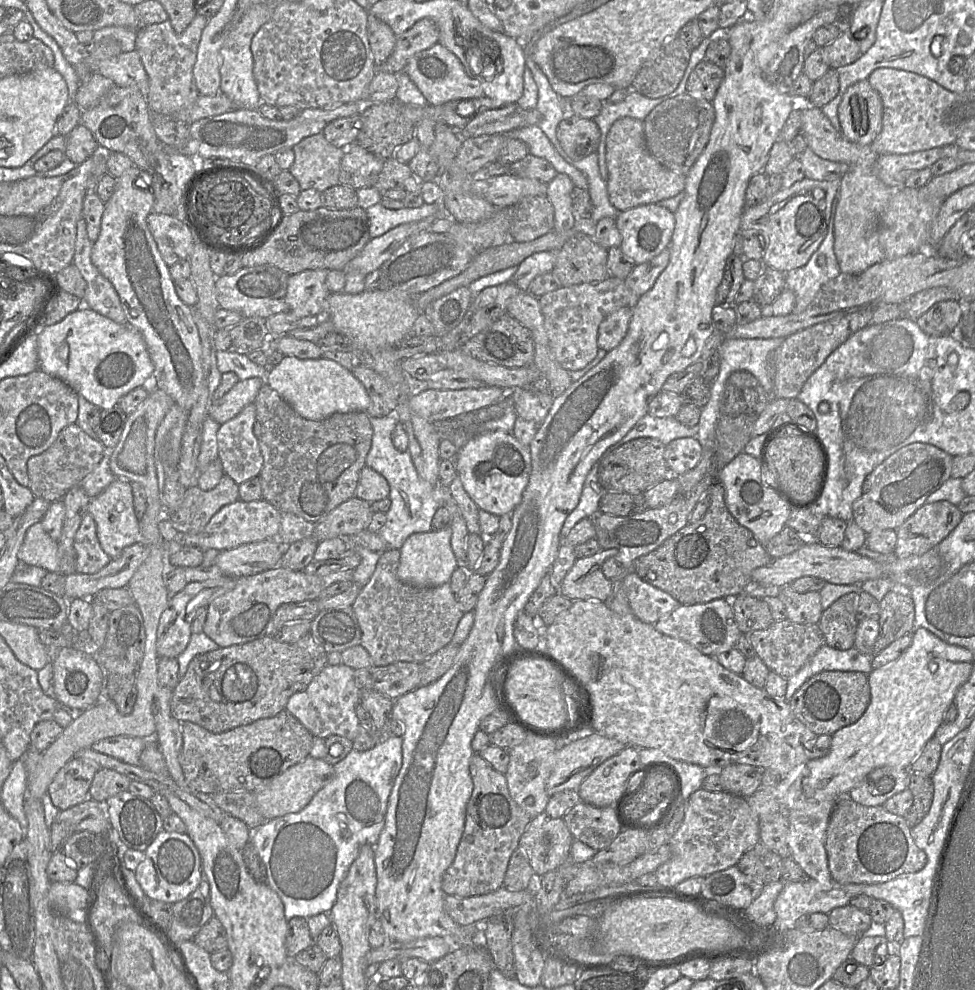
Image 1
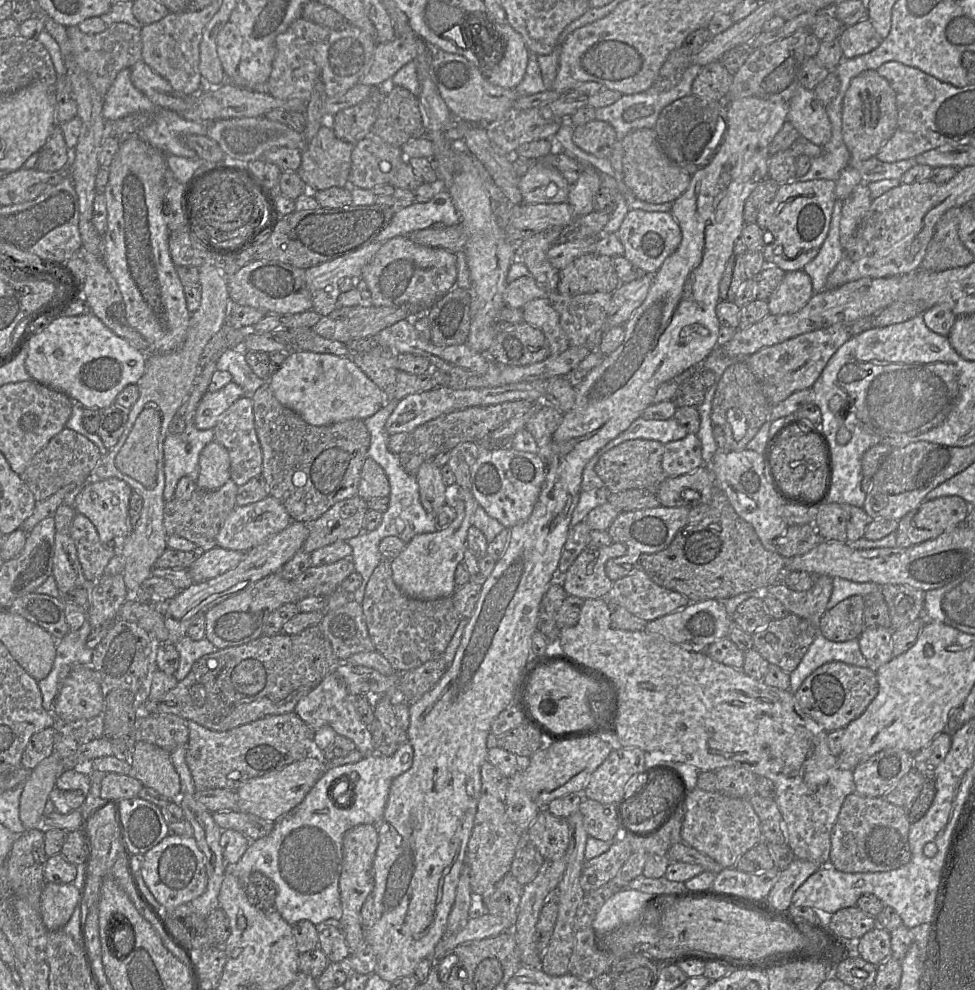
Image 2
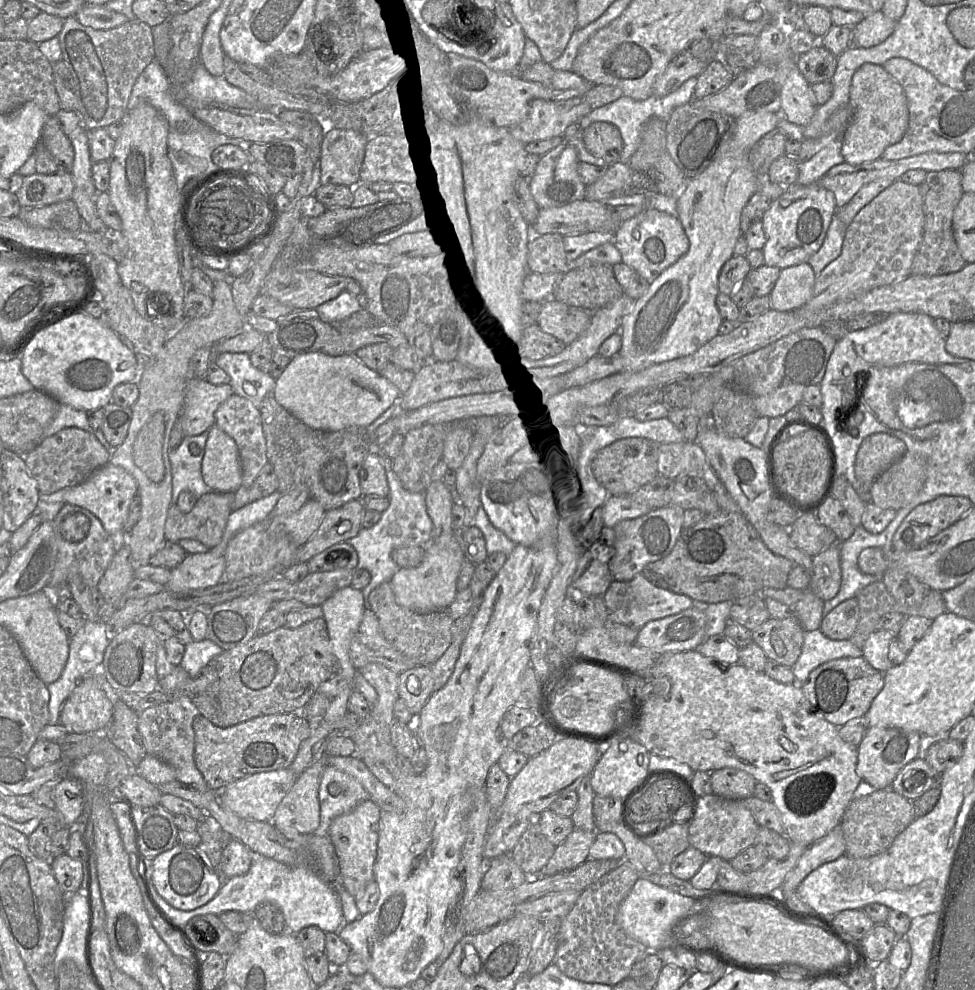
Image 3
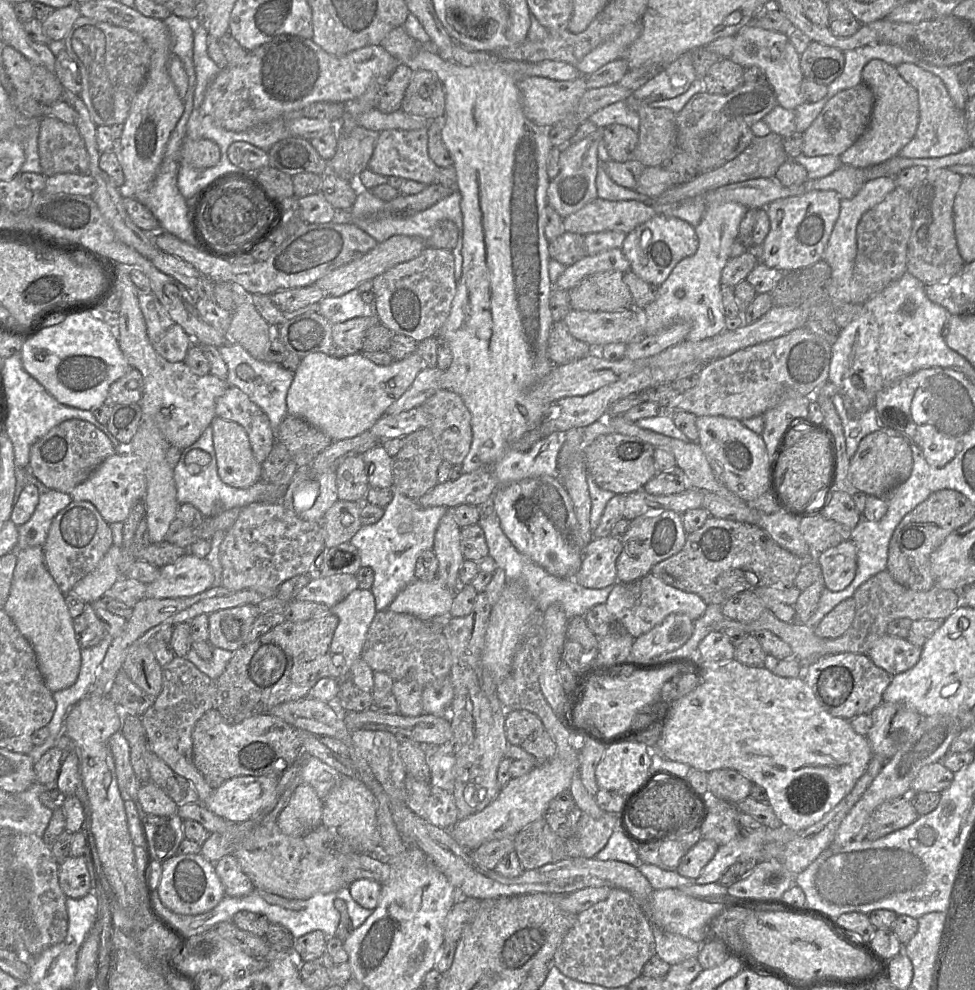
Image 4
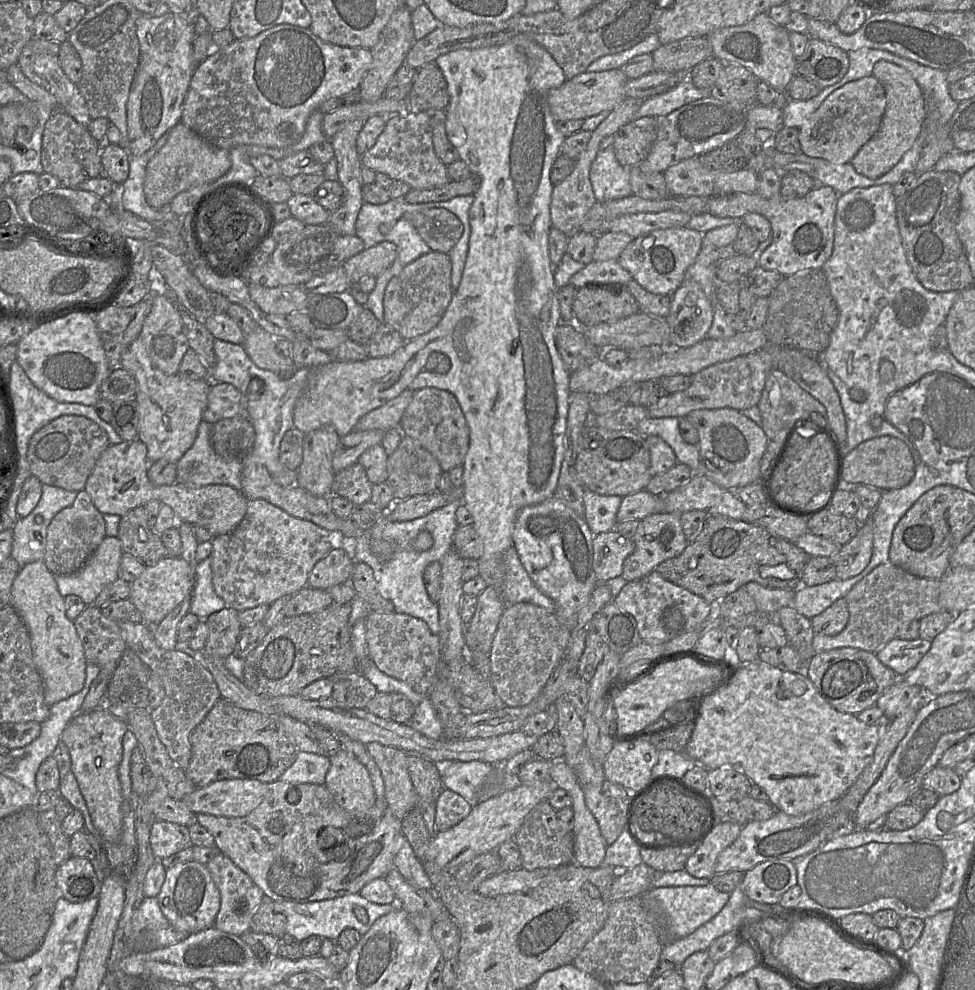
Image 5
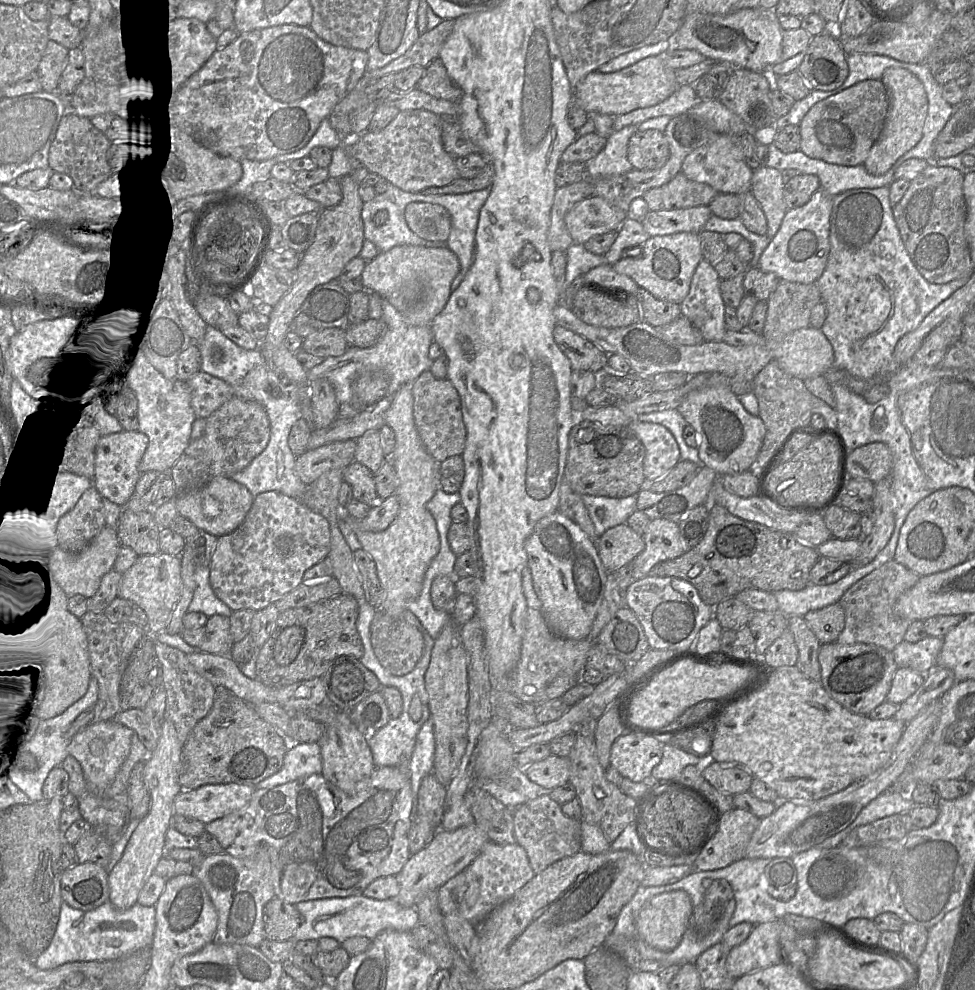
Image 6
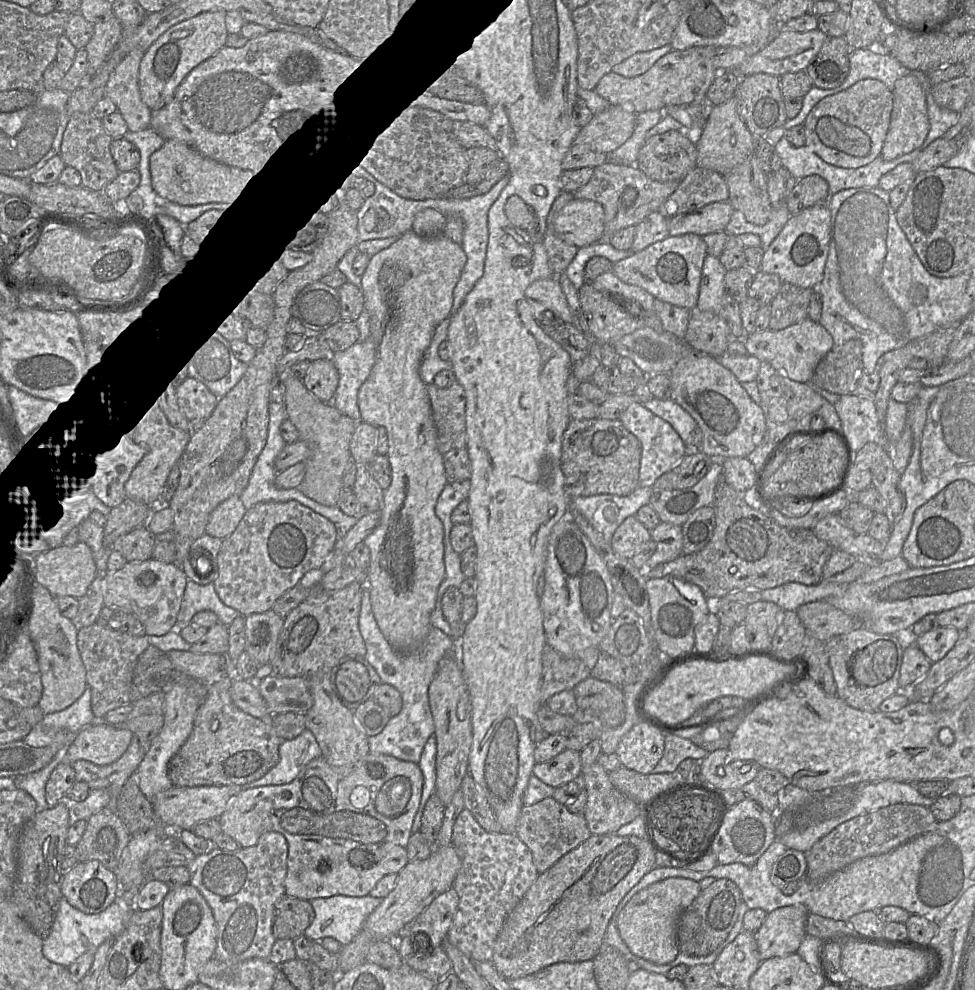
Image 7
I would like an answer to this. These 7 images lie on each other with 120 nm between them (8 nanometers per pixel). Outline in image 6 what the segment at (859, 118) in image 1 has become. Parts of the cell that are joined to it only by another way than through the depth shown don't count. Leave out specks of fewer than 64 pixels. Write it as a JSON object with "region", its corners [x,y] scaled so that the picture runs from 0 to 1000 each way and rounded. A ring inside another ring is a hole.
{"region":[[[912,68],[906,73],[904,82],[911,94],[912,113],[907,129],[885,166],[890,175],[896,178],[908,176],[945,141],[952,115],[952,99],[948,86],[935,73],[927,69]]]}

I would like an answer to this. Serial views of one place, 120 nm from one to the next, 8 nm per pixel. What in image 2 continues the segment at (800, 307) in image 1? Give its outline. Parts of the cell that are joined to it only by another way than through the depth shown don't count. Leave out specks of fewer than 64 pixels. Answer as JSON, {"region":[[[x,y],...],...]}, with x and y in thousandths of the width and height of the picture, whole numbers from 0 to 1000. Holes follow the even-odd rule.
{"region":[[[857,201],[849,237],[837,260],[823,272],[832,281],[835,297],[846,292],[848,280],[865,260],[865,251],[862,244],[863,217],[864,203]]]}

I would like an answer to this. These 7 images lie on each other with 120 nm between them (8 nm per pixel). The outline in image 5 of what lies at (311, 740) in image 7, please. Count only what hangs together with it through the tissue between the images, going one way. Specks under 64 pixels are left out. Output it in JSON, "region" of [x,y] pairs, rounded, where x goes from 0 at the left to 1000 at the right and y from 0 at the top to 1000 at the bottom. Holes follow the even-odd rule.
{"region":[[[306,759],[302,770],[288,782],[285,788],[301,792],[331,793],[337,775],[337,764]]]}

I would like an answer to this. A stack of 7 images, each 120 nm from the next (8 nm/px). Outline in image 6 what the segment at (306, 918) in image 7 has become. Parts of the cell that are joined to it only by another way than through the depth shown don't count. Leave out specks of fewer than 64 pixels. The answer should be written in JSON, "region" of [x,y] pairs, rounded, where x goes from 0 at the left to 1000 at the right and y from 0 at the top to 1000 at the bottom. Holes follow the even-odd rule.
{"region":[[[281,906],[271,915],[270,931],[274,948],[299,949],[304,938],[311,931],[311,925],[302,913]]]}

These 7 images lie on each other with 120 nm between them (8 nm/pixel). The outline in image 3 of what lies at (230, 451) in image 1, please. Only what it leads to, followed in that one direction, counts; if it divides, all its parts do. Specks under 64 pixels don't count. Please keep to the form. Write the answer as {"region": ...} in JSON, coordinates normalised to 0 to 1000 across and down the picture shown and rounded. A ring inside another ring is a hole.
{"region":[[[238,398],[221,416],[221,429],[242,446],[248,473],[248,491],[255,492],[275,467],[267,415],[255,404]]]}

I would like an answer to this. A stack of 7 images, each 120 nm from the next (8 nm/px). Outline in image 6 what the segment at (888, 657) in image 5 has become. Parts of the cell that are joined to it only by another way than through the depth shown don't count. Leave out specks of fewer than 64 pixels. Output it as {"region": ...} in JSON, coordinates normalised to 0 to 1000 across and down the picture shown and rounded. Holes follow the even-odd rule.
{"region":[[[950,642],[938,649],[926,646],[915,660],[921,675],[933,675],[950,681],[960,672],[967,649],[968,644],[957,642]]]}

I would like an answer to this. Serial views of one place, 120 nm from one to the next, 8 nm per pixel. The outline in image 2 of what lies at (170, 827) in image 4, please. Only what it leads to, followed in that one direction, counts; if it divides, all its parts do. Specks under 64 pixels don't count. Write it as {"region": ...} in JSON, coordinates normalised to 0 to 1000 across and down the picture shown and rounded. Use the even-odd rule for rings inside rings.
{"region":[[[143,805],[119,811],[126,848],[134,864],[148,864],[172,844],[172,832],[159,812]]]}

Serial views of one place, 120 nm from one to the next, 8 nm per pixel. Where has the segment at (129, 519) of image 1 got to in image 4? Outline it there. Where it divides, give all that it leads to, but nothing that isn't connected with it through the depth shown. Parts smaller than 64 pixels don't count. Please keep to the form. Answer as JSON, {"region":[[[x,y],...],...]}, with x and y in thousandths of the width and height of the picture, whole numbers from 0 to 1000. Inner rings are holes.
{"region":[[[118,458],[109,463],[94,479],[72,498],[75,506],[90,506],[111,528],[126,528],[136,511],[148,507],[150,500],[150,482],[147,468],[136,458]]]}

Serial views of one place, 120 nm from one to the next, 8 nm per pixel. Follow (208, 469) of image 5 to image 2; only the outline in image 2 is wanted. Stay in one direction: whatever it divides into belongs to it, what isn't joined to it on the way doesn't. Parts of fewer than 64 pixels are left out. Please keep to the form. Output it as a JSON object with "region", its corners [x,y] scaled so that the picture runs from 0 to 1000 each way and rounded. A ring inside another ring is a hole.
{"region":[[[199,420],[192,425],[189,435],[185,438],[171,438],[168,448],[168,505],[179,503],[179,494],[184,485],[195,482],[202,488],[204,480],[204,463],[208,453],[217,446],[218,433],[204,434],[199,429]]]}

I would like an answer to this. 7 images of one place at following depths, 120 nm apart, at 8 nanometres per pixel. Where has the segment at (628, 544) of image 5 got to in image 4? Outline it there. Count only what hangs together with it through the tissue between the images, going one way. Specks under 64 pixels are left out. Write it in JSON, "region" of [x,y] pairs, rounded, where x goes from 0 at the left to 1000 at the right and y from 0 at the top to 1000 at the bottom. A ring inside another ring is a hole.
{"region":[[[626,540],[607,543],[599,554],[597,571],[590,588],[601,594],[616,595],[633,588],[632,567],[639,555],[637,544]]]}

